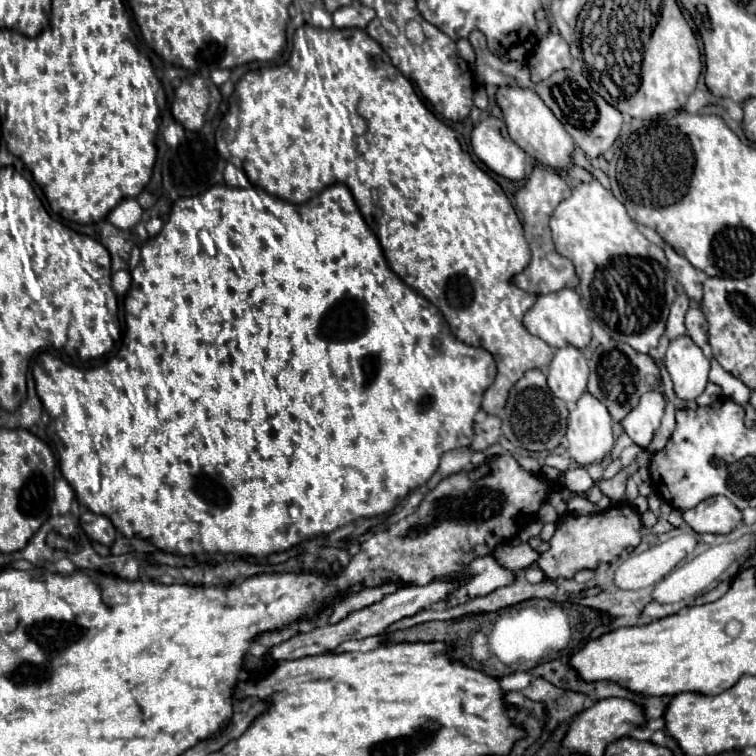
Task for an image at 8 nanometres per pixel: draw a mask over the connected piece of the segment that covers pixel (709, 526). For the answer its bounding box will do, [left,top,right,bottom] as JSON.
[681,496,741,534]

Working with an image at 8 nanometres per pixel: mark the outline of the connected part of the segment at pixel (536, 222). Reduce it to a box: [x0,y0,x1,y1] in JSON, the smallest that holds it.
[511,166,579,294]

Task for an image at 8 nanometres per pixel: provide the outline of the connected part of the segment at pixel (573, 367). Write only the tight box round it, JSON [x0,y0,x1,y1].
[547,348,587,402]

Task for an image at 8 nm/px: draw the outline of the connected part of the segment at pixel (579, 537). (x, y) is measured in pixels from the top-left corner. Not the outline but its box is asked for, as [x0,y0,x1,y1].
[537,502,643,580]

